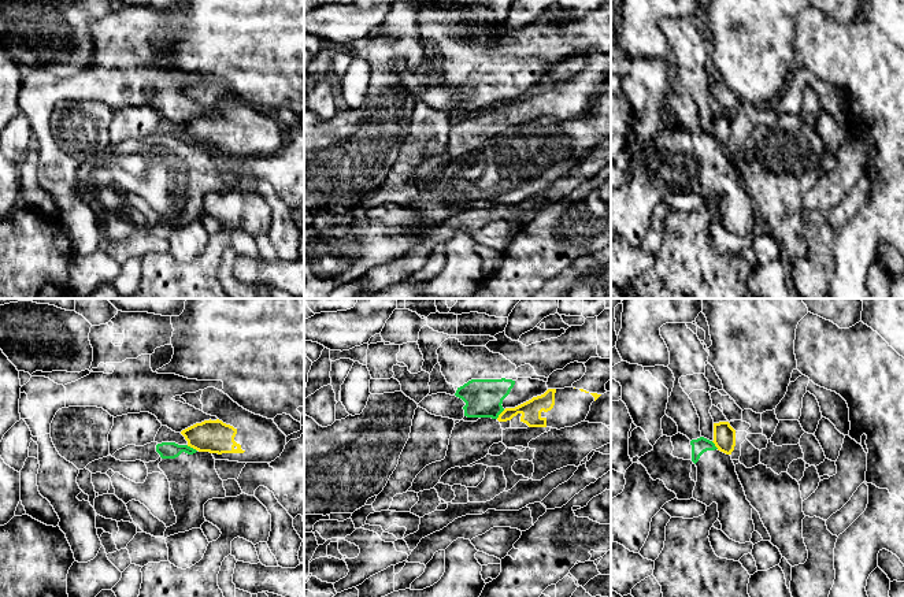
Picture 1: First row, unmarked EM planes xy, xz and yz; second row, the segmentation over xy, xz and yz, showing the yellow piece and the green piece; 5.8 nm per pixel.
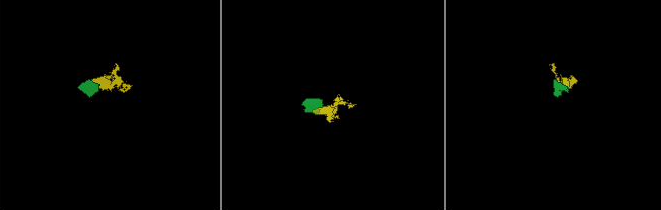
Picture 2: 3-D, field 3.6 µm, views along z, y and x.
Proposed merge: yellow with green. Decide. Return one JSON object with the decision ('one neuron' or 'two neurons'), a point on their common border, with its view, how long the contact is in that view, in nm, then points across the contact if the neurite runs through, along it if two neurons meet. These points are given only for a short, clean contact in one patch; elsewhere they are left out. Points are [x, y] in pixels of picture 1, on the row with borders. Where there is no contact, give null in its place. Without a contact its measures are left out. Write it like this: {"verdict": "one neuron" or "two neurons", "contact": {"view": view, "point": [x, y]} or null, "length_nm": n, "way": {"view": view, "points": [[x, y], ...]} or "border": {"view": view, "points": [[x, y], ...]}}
{"verdict": "two neurons", "contact": {"view": "xy", "point": [192, 447]}, "length_nm": 70, "border": {"view": "xy", "points": [[186, 445], [196, 451]]}}

